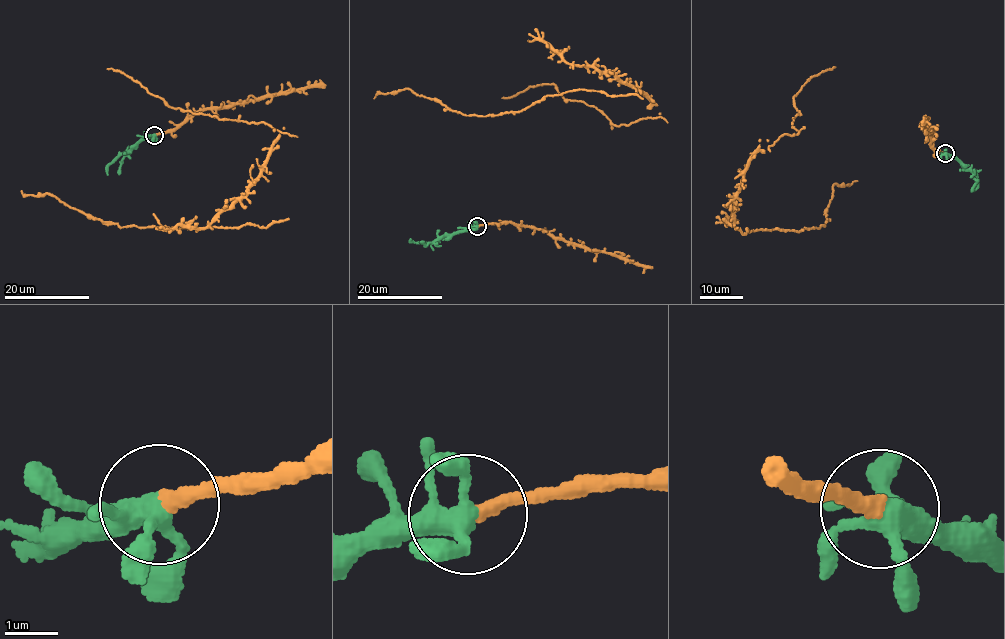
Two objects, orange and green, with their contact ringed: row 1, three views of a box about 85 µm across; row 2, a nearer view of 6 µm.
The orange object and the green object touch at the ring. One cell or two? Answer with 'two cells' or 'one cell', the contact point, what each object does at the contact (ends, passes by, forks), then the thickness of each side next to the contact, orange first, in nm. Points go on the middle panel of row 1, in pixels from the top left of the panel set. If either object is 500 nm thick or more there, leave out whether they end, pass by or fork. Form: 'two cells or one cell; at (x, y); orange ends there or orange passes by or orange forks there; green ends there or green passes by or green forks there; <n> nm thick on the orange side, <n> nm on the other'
one cell; at (477, 226); orange ends there; green forks there; 280 nm thick on the orange side, 320 nm on the other

